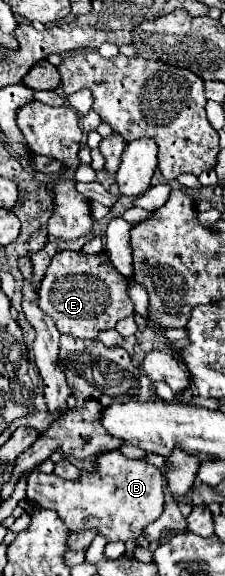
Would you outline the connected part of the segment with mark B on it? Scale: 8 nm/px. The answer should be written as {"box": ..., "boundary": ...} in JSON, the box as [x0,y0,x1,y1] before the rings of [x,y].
{"box":[26,450,164,542],"boundary":[[[120,450],[104,452],[96,458],[96,470],[82,470],[78,480],[62,480],[62,476],[32,470],[28,476],[26,496],[44,508],[58,512],[60,520],[72,532],[96,530],[108,542],[138,538],[142,530],[162,514],[164,476],[162,470],[146,460],[130,460]]]}

